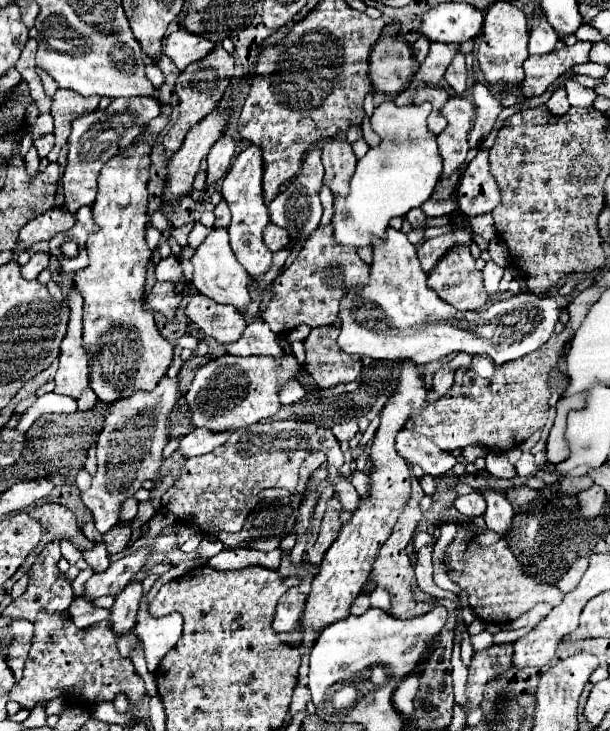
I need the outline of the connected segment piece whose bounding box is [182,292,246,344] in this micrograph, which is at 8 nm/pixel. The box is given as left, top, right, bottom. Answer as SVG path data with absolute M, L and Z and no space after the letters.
M188 292L188 304L182 312L194 322L206 336L216 338L220 344L236 342L246 326L242 314L234 312L234 308L226 304L218 304L200 292Z

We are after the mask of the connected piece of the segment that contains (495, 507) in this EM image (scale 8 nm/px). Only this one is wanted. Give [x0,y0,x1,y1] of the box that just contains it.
[484,492,514,536]

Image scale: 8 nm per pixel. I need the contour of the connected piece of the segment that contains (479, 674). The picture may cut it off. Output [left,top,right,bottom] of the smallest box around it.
[466,644,512,708]

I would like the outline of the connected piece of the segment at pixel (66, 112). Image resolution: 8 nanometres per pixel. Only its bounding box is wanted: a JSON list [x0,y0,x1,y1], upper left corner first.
[48,90,100,162]

